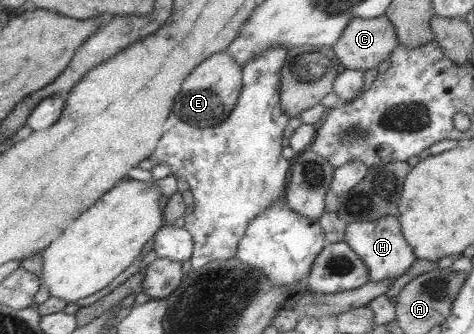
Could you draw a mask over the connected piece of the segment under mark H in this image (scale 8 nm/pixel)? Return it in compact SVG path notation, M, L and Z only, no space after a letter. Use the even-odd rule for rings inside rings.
M380 216L370 222L347 223L344 231L344 243L366 265L370 281L379 281L388 277L396 278L415 260L412 248L406 244L399 221L394 216Z

